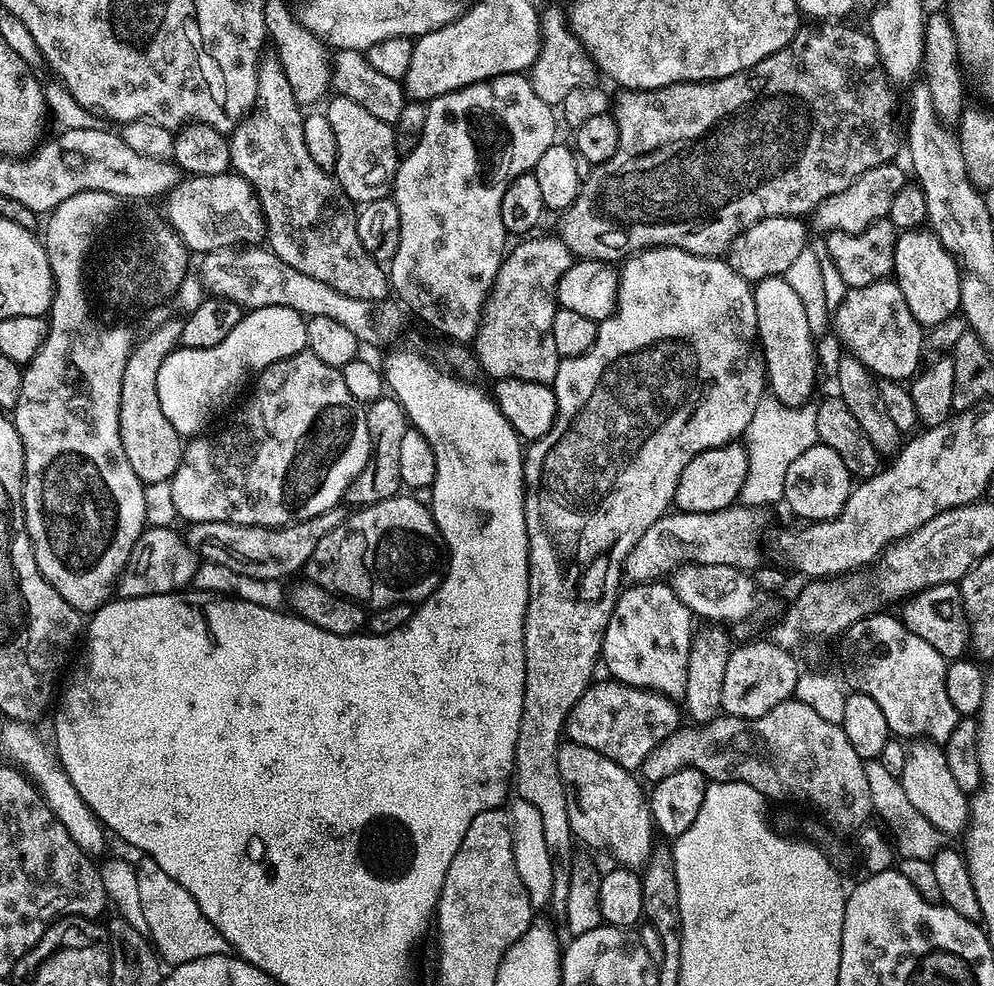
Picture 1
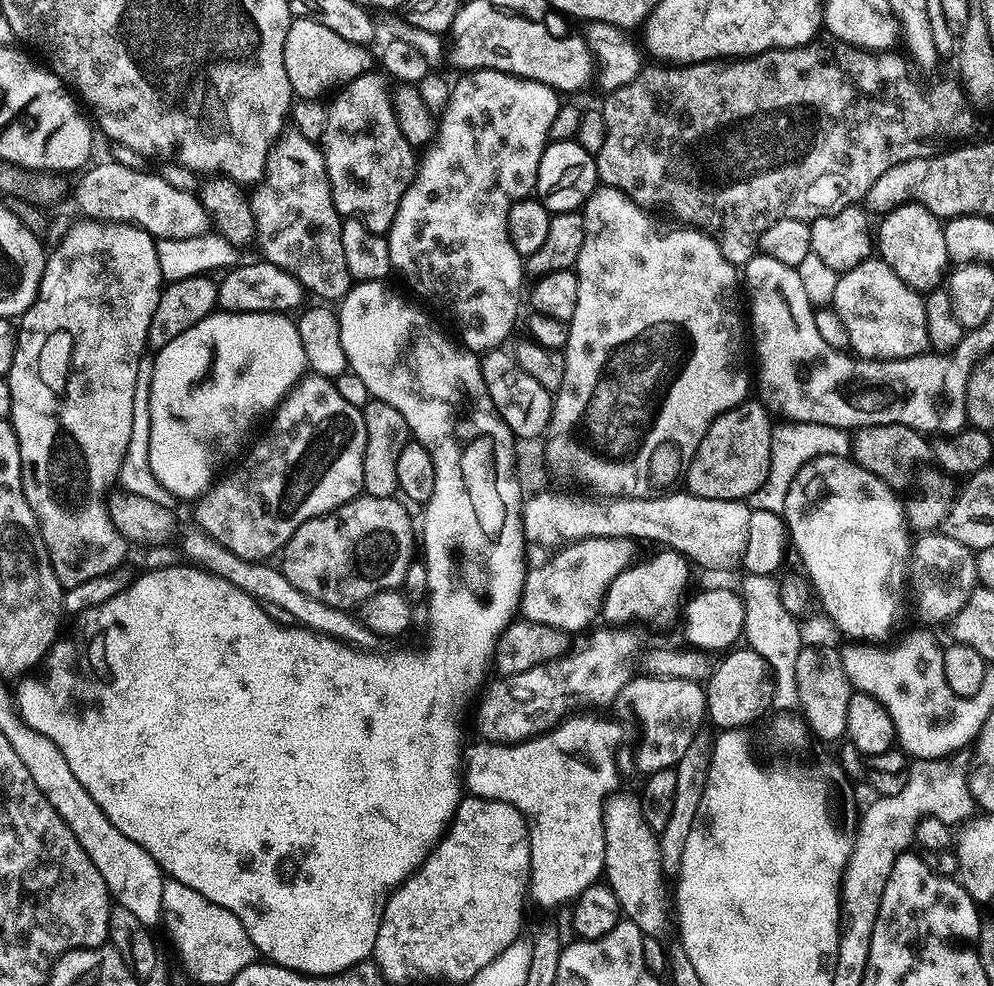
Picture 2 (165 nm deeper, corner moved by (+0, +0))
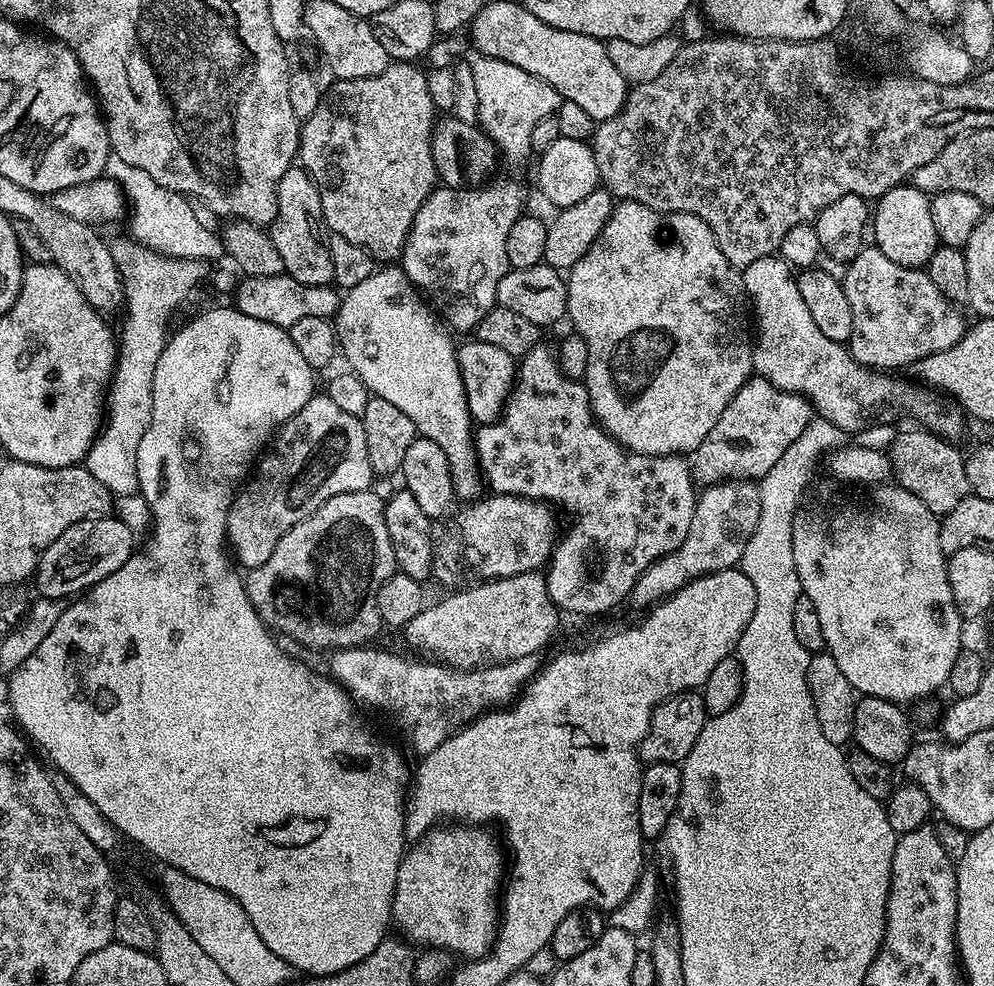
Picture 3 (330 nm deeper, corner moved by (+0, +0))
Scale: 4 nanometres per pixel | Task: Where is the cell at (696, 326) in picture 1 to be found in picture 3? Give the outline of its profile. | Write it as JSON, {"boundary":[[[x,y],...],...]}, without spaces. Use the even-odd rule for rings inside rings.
{"boundary":[[[620,200],[615,205],[606,222],[602,226],[602,234],[578,258],[578,262],[567,273],[566,283],[568,286],[568,315],[576,327],[575,335],[586,342],[590,350],[590,362],[586,366],[586,374],[583,378],[584,388],[588,391],[592,412],[596,415],[596,421],[602,425],[610,435],[615,438],[624,448],[637,452],[643,456],[678,456],[691,454],[714,430],[714,422],[718,422],[722,410],[738,394],[738,390],[753,375],[752,353],[754,336],[748,333],[748,316],[750,320],[749,295],[744,288],[741,269],[735,268],[722,254],[710,226],[702,222],[702,218],[682,214],[681,212],[655,212],[653,208],[642,206],[633,200]]]}

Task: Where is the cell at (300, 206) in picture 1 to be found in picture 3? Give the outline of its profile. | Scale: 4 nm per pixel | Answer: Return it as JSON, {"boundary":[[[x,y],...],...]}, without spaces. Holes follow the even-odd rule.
{"boundary":[[[293,166],[282,174],[282,182],[278,182],[276,216],[270,225],[270,235],[287,275],[303,284],[333,283],[334,262],[330,262],[322,198],[318,198],[318,186],[314,186],[305,168]]]}

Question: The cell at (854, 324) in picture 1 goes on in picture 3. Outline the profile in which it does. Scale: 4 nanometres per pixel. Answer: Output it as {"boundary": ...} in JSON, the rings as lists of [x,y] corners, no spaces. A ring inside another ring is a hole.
{"boundary":[[[866,246],[863,251],[851,260],[847,265],[845,274],[842,279],[844,285],[844,293],[846,294],[846,302],[850,302],[850,314],[854,314],[854,330],[852,331],[852,339],[850,341],[850,351],[857,363],[868,368],[879,370],[896,370],[894,368],[907,366],[918,362],[922,358],[926,358],[930,354],[939,352],[941,348],[946,348],[950,344],[957,344],[962,335],[962,327],[960,328],[960,312],[955,303],[949,302],[944,297],[942,290],[938,290],[938,286],[934,282],[930,282],[927,271],[919,268],[907,268],[906,266],[898,266],[898,262],[890,262],[890,258],[886,258],[886,254],[882,254],[882,250],[875,246]]]}

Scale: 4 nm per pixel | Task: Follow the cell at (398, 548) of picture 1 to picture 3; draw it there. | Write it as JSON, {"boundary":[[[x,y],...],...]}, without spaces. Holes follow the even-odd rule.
{"boundary":[[[372,490],[347,492],[330,498],[322,506],[318,506],[318,510],[314,510],[314,514],[302,518],[302,522],[298,522],[290,530],[286,530],[286,534],[282,534],[278,546],[274,546],[274,554],[270,554],[270,558],[266,558],[266,562],[262,562],[262,566],[253,568],[247,573],[248,597],[254,610],[264,620],[265,624],[269,626],[277,624],[280,628],[289,628],[293,638],[308,648],[328,648],[327,650],[359,648],[371,645],[375,641],[372,639],[379,634],[380,628],[382,629],[382,621],[376,605],[376,591],[380,589],[382,582],[386,582],[386,578],[390,578],[393,572],[397,571],[397,567],[394,550],[390,546],[390,534],[386,531],[386,522],[384,521],[384,500],[381,497],[376,497],[374,493],[375,491]]]}

